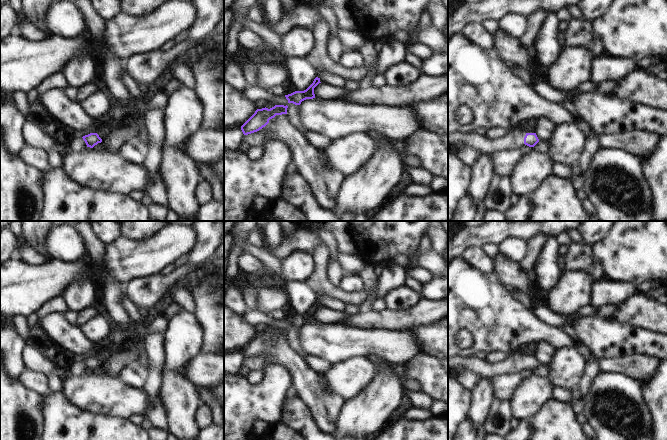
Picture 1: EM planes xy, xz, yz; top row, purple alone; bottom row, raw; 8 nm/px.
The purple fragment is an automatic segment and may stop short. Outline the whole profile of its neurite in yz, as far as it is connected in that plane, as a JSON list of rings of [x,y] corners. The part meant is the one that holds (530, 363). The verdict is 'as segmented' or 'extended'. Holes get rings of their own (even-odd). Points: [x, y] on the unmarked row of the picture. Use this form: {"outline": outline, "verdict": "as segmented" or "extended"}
{"outline": [[[519,353],[508,355],[507,358],[495,365],[486,360],[481,360],[478,357],[449,357],[448,371],[455,371],[458,366],[463,366],[478,374],[481,378],[492,378],[496,375],[503,375],[506,373],[518,374],[524,369],[534,371],[539,363],[536,357],[525,357]]], "verdict": "extended"}

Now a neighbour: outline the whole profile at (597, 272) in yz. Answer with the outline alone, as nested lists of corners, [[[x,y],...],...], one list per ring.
[[[595,261],[592,270],[591,270],[591,275],[593,279],[593,284],[604,278],[604,266],[602,265],[601,262]]]

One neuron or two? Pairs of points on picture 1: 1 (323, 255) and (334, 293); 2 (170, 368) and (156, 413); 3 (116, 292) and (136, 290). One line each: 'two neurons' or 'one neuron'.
1: one neuron
2: two neurons
3: two neurons

